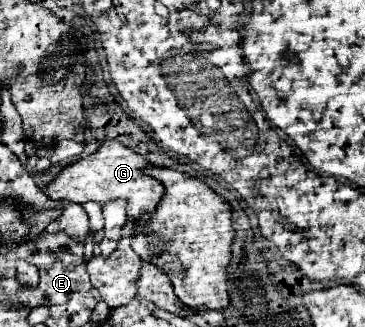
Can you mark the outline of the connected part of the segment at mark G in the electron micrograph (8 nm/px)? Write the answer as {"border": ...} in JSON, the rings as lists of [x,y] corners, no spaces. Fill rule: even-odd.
{"border":[[[110,140],[110,142],[104,142],[88,158],[66,166],[50,186],[48,196],[54,200],[74,200],[76,204],[84,204],[88,200],[106,204],[116,198],[126,198],[130,218],[136,218],[140,214],[152,214],[158,202],[162,200],[164,186],[156,178],[144,172],[146,166],[150,166],[150,162],[144,156],[136,154],[132,148],[120,144],[118,140]]]}

